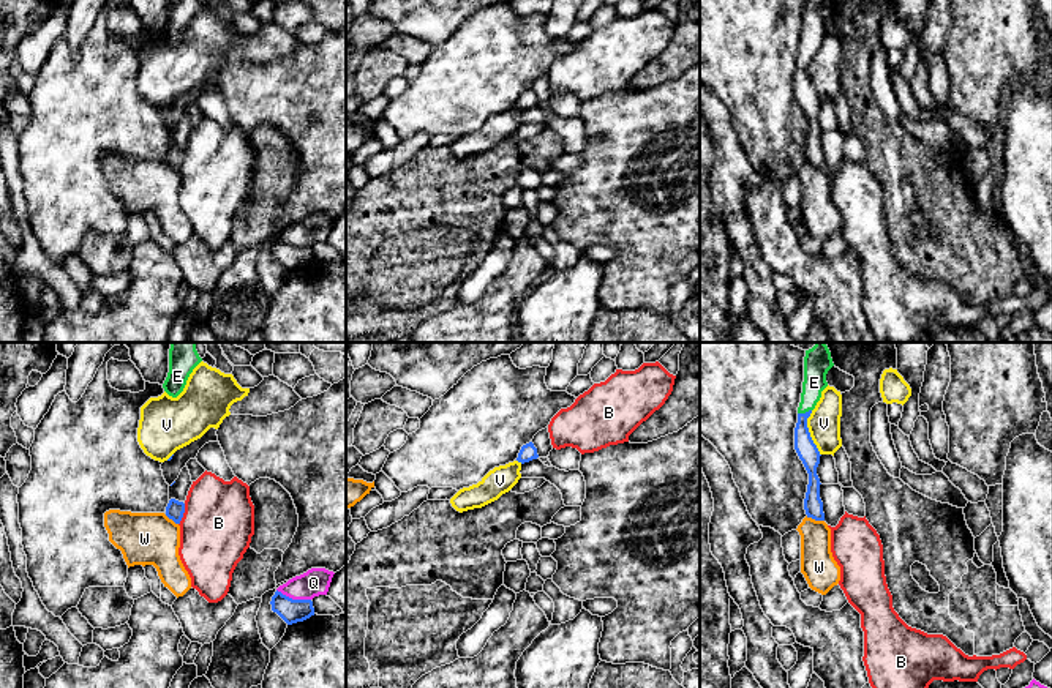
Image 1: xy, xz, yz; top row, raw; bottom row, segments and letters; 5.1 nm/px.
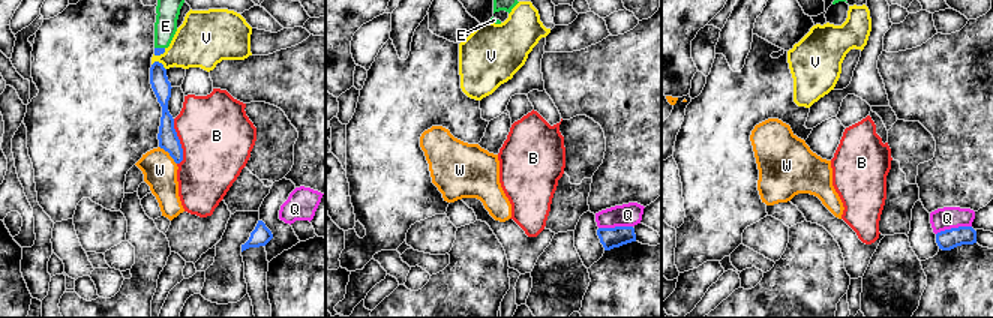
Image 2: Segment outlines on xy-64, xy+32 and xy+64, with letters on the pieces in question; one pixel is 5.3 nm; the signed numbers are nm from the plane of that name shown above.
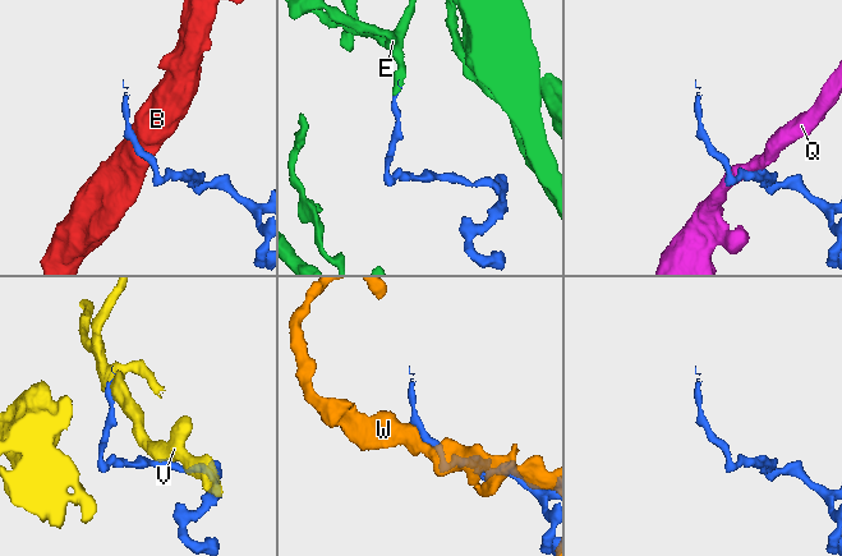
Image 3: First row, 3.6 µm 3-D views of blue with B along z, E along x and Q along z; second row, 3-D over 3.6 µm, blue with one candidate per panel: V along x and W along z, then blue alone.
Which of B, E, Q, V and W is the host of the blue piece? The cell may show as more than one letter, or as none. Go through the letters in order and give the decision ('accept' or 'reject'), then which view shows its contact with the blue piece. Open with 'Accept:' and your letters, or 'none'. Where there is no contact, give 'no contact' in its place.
Accept: E
B: reject | xy
E: accept | yz
Q: reject | xy
V: reject | yz
W: reject | yz

